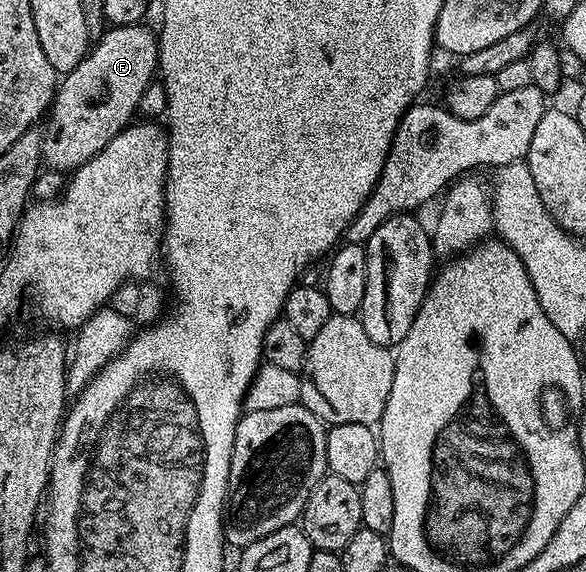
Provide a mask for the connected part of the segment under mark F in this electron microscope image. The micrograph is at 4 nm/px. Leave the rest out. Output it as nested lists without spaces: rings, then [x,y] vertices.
[[[146,24],[136,26],[110,26],[102,37],[91,45],[90,51],[59,81],[52,107],[48,112],[50,124],[42,137],[42,160],[49,169],[73,172],[92,160],[119,132],[135,121],[142,105],[144,88],[155,81],[158,74],[158,35]]]

